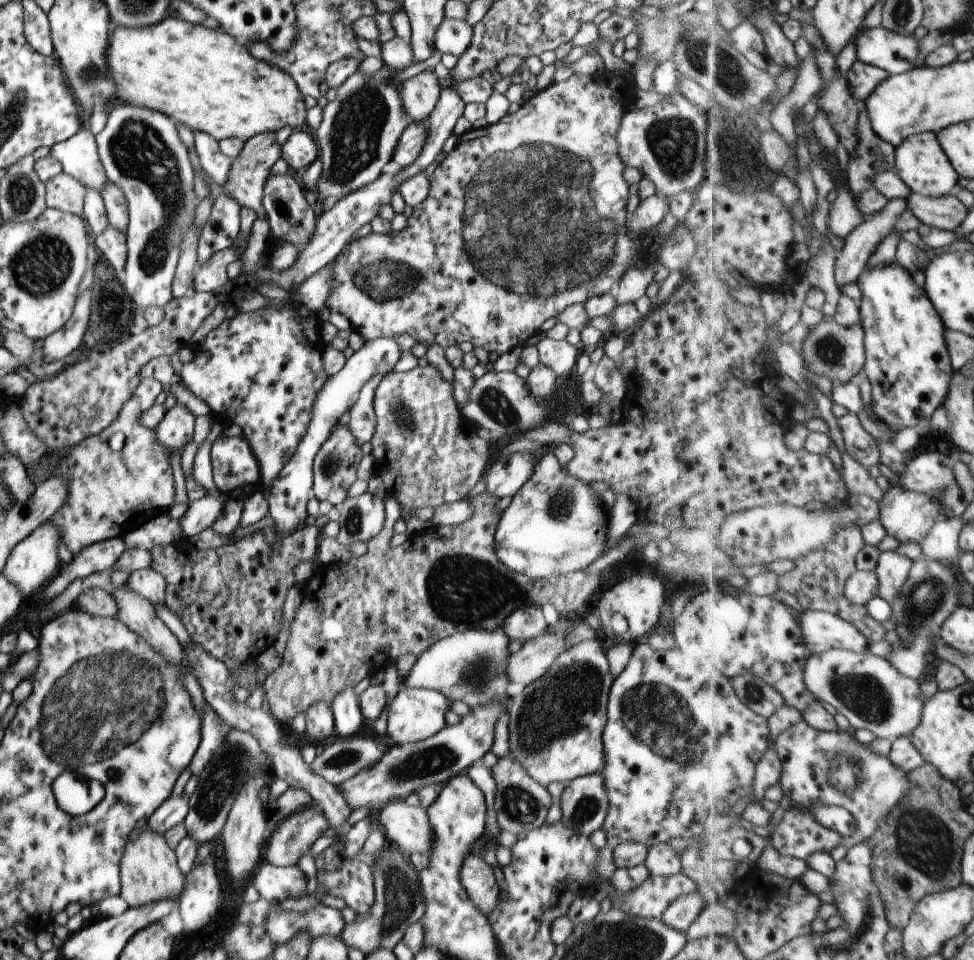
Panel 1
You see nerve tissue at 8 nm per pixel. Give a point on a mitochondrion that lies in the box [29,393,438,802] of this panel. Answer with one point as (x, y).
(131, 688)

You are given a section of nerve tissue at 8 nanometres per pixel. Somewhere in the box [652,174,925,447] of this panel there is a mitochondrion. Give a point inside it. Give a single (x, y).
(826, 346)

